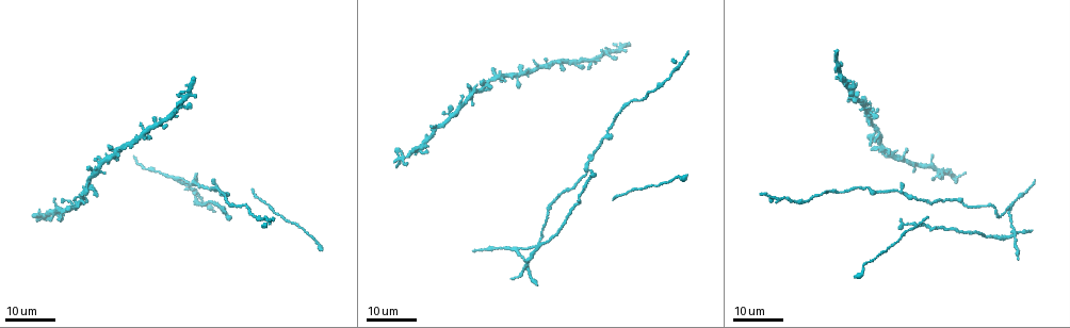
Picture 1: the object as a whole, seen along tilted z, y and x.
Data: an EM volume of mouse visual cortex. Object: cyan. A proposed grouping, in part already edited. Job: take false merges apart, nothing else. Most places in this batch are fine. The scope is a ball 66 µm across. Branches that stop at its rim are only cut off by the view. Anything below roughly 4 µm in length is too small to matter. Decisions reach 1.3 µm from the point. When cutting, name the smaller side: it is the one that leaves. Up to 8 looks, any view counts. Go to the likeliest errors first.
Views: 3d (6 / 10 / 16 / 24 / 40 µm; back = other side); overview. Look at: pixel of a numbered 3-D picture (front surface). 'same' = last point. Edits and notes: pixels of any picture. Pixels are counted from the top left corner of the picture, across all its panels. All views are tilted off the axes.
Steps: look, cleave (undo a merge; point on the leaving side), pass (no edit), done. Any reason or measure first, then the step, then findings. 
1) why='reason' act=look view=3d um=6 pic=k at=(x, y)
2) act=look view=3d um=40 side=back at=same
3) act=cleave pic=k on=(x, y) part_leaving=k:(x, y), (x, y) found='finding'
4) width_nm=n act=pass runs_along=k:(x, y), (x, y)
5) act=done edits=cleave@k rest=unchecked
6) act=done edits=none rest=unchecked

act=look view=3d um=16 pic=1 at=(867, 187)

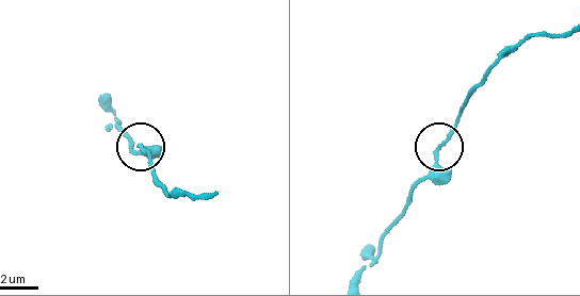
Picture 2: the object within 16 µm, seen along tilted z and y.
act=look view=3d um=6 pic=2 at=(439, 145)

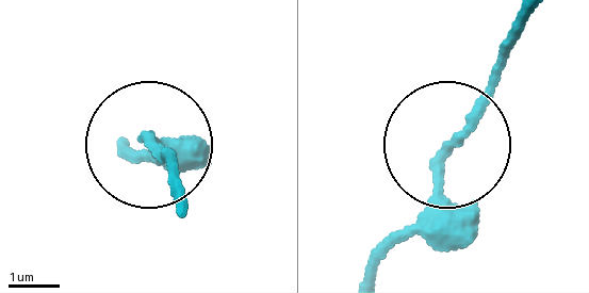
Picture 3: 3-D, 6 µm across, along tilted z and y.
side_arm_um=28 act=pass found='one neuron here'

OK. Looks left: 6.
why='two arms in line, one across' act=look view=3d um=24 pic=1 at=(513, 250)

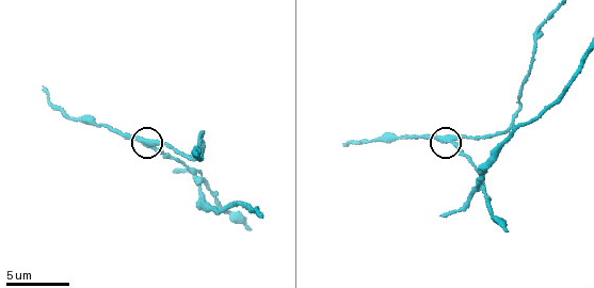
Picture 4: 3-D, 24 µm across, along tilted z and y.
act=look view=3d um=6 pic=4 at=(448, 141)

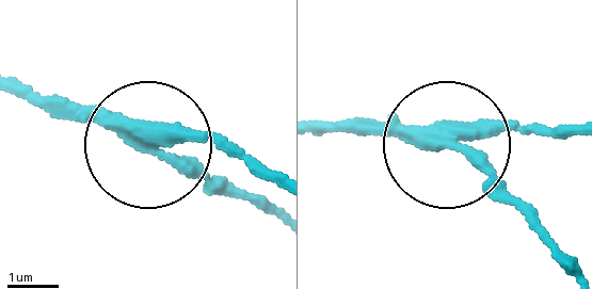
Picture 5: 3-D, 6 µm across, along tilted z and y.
act=cleave pic=5 on=(188, 165) part_leaving=5:(128, 125), (267, 204) found='two neurons meet here'

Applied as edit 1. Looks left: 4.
why='small branch off a trunk' act=look view=3d um=24 pic=1 at=(877, 136)

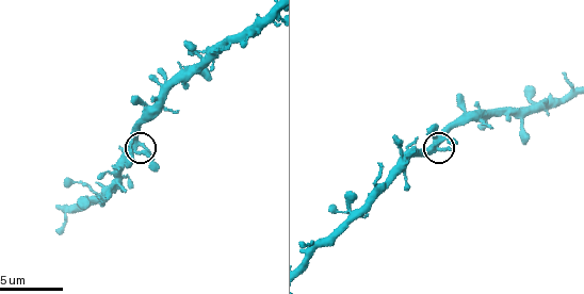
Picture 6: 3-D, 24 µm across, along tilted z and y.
why='zoom in' act=look view=3d um=6 pic=6 at=(433, 146)

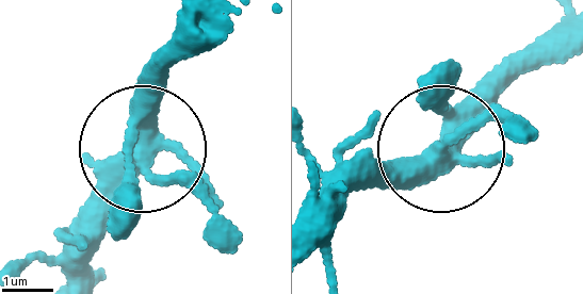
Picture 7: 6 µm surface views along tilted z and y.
arms=4 act=pass runs_along=7:(211, 30), (167, 72), (144, 140), (161, 175), (209, 213) found='continuous, no second neuron'

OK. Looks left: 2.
why='thick turns thin' act=look view=3d um=10 pic=4 at=(521, 101)

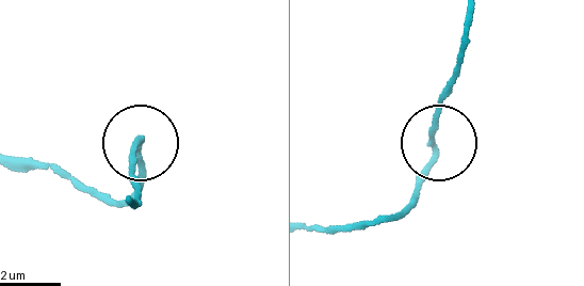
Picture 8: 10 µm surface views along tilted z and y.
act=pass runs_along=8:(468, 13), (465, 51), (433, 133), (438, 153), (410, 200) found='continuous, no second neuron'

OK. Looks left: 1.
act=done edits=cleave@5 rest=unchecked

